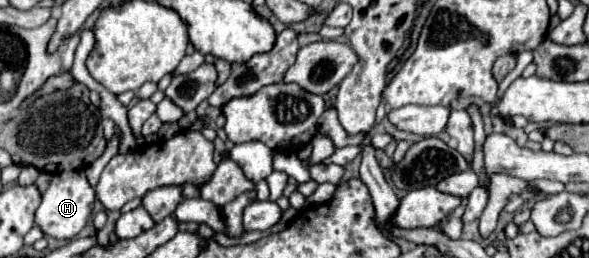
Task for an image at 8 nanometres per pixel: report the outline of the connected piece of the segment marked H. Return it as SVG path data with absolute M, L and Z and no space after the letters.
M84 171L58 173L52 177L46 193L42 195L42 203L36 209L36 225L42 229L44 235L56 239L72 239L84 229L88 217L92 215L94 199L96 199L94 189L88 185Z

